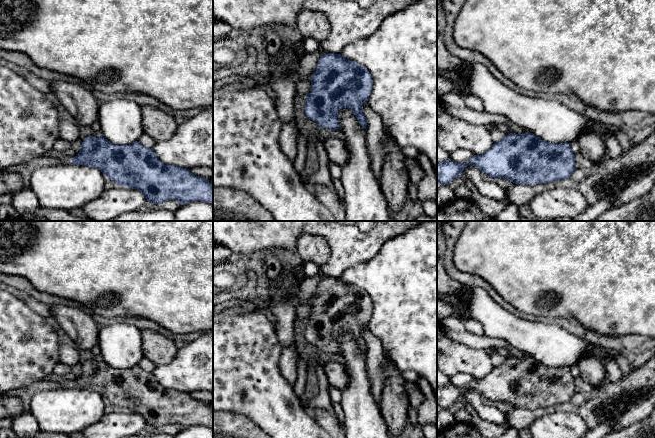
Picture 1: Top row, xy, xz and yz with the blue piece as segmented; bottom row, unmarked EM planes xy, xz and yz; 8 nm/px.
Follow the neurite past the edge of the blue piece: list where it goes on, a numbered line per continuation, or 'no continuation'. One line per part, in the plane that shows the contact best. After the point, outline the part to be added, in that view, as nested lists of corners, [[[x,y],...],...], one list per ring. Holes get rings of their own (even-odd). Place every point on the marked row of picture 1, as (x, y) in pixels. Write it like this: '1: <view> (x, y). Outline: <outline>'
1: xy (62, 159). Outline: [[[61,155],[59,156],[58,158],[56,158],[57,161],[59,163],[62,163],[62,164],[68,164],[68,165],[71,165],[72,164],[72,157],[67,157],[67,156],[64,156],[64,155]]]

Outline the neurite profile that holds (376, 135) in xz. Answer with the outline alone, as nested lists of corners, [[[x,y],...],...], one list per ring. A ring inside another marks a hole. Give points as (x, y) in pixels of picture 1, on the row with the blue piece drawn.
[[[368,102],[362,106],[362,110],[367,119],[367,148],[371,159],[371,168],[380,181],[385,155],[383,143],[387,138],[385,127],[381,117],[369,107]]]

